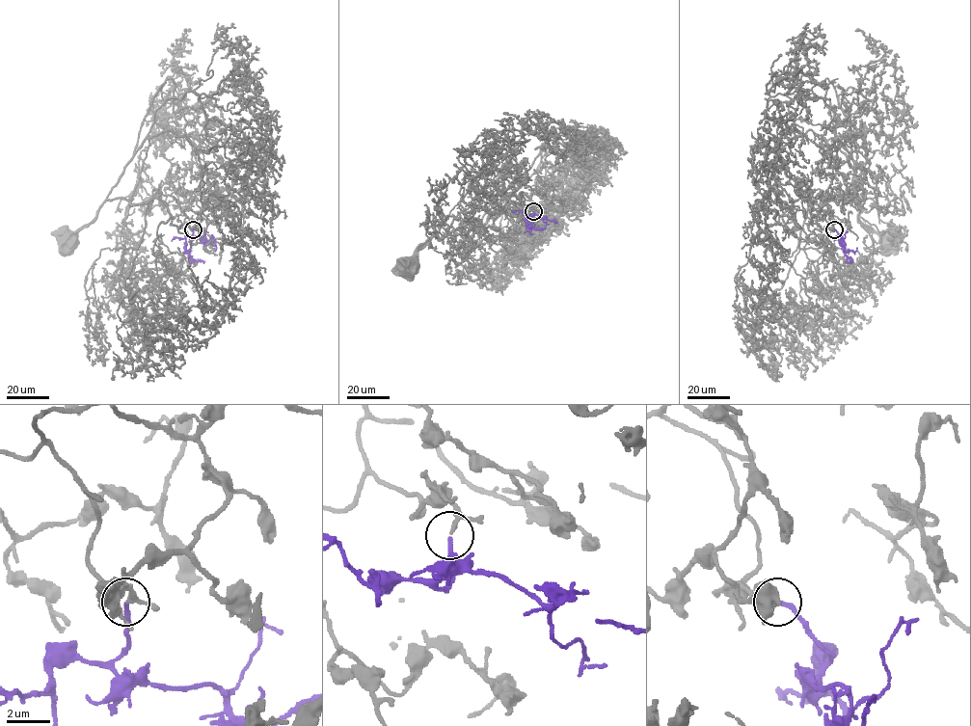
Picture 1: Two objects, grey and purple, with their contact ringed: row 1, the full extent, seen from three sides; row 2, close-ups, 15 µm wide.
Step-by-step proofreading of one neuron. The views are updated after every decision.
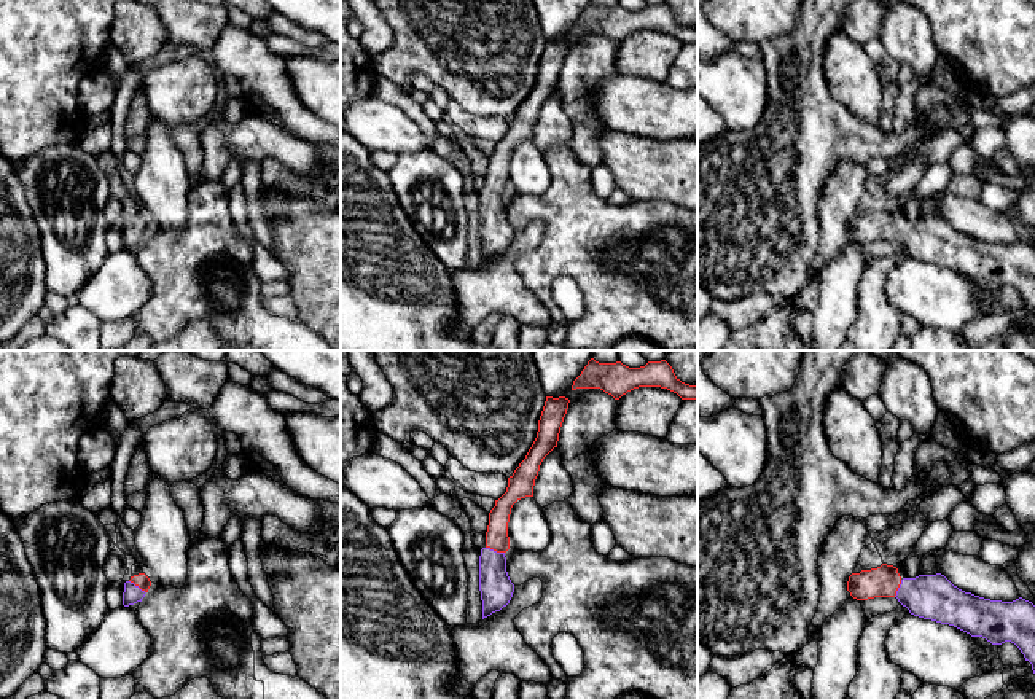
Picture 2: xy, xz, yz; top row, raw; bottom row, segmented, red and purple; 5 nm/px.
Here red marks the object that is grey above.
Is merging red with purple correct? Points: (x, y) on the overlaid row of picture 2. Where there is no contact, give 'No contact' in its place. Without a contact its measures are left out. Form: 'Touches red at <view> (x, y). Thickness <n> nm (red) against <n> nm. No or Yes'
Touches red at xz (496, 550). Thickness 120 nm (red) against 160 nm. Yes

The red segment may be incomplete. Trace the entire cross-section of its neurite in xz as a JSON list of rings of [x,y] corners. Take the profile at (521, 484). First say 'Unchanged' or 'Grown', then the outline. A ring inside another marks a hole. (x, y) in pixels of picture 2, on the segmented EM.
Grown. [[[546,396],[537,438],[525,459],[508,478],[506,492],[495,500],[489,513],[486,546],[479,556],[479,591],[482,600],[482,619],[506,607],[513,597],[514,584],[506,572],[505,553],[510,549],[508,522],[513,505],[525,497],[533,497],[535,479],[543,459],[557,447],[560,427],[570,400],[565,396]]]

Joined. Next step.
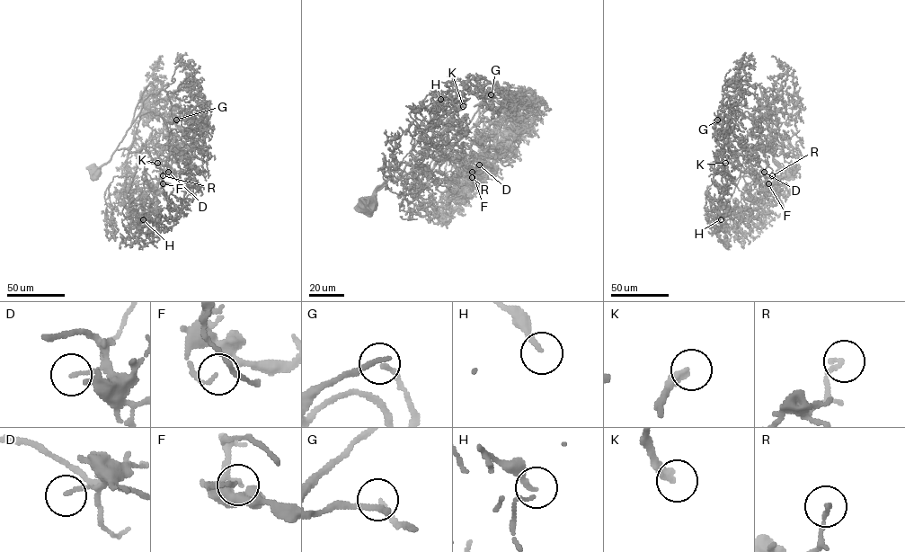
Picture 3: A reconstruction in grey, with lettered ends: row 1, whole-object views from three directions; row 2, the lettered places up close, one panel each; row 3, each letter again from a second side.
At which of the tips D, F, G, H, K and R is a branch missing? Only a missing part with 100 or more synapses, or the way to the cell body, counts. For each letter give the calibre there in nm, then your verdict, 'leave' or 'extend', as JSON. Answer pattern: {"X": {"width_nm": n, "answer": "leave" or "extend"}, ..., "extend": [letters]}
{"D": {"width_nm": 120, "answer": "leave"}, "F": {"width_nm": 130, "answer": "leave"}, "G": {"width_nm": 150, "answer": "extend"}, "H": {"width_nm": 160, "answer": "extend"}, "K": {"width_nm": 260, "answer": "extend"}, "R": {"width_nm": 150, "answer": "leave"}, "extend": ["G", "H", "K"]}

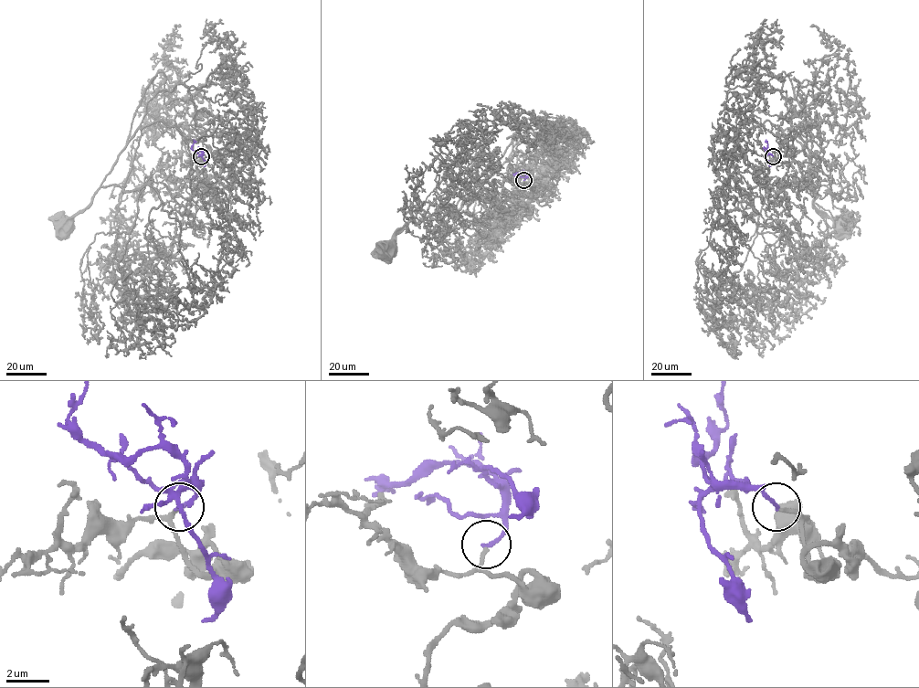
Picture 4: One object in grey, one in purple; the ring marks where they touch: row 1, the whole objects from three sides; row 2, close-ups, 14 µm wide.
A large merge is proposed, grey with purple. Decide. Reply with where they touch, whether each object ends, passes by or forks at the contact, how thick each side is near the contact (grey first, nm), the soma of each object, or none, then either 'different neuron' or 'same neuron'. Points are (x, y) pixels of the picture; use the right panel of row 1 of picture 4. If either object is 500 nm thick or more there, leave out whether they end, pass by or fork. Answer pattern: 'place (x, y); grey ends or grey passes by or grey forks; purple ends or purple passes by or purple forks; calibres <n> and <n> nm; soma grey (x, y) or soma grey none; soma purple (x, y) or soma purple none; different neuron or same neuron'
place (773, 156); grey ends; purple ends; calibres 140 and 160 nm; soma grey (839, 226); soma purple none; same neuron

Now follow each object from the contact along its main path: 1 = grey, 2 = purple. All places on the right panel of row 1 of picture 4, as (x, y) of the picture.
1: (773, 156), (790, 165), (795, 151), (784, 71), (806, 121), (813, 205), (840, 225)
2: (773, 156), (765, 152), (765, 140)

